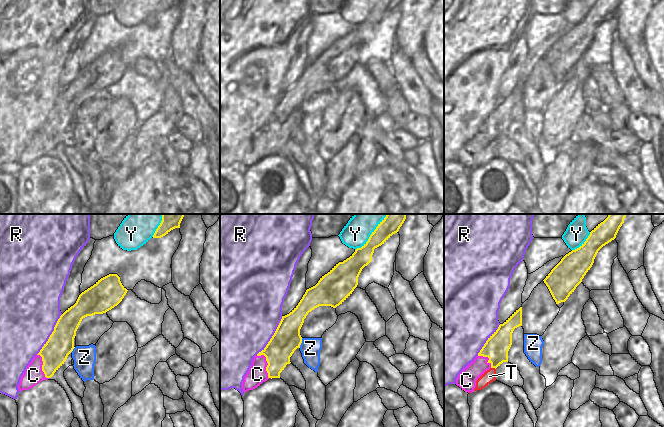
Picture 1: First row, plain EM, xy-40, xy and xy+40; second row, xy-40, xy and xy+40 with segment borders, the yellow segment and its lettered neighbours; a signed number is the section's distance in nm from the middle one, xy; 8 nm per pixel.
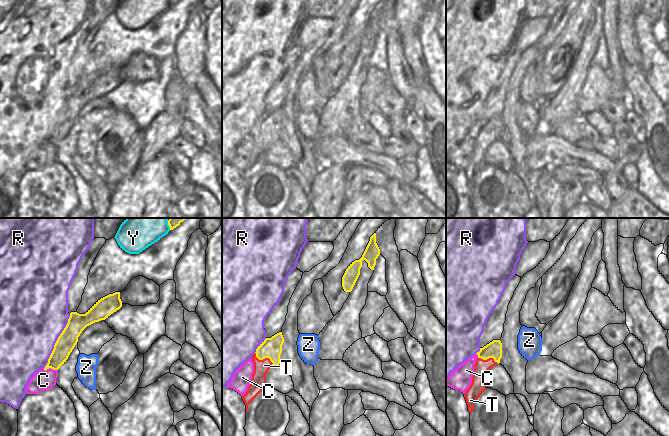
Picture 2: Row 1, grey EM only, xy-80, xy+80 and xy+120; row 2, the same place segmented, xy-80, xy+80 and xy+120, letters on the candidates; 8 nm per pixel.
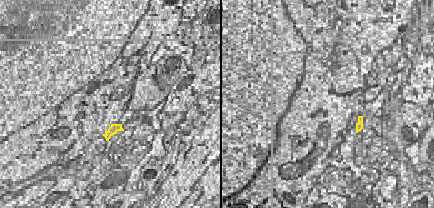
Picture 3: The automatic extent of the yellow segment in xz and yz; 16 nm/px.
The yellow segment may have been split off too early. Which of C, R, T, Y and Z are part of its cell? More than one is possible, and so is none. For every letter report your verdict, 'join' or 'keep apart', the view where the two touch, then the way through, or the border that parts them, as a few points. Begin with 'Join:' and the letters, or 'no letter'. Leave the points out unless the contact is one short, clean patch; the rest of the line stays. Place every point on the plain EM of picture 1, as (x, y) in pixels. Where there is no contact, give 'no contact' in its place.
Join: T
C: keep apart; contact in xy; border xy (256, 131), (263, 131), (265, 133), (268, 154)
R: keep apart; contact in xy-40
T: join; contact in xy+40; way xy+40 (496, 124), (493, 143), (489, 152)
Y: keep apart; contact in xy; border xy (378, 0), (369, 14), (355, 26)
Z: keep apart; contact in xy; border xy (302, 114), (299, 123)

